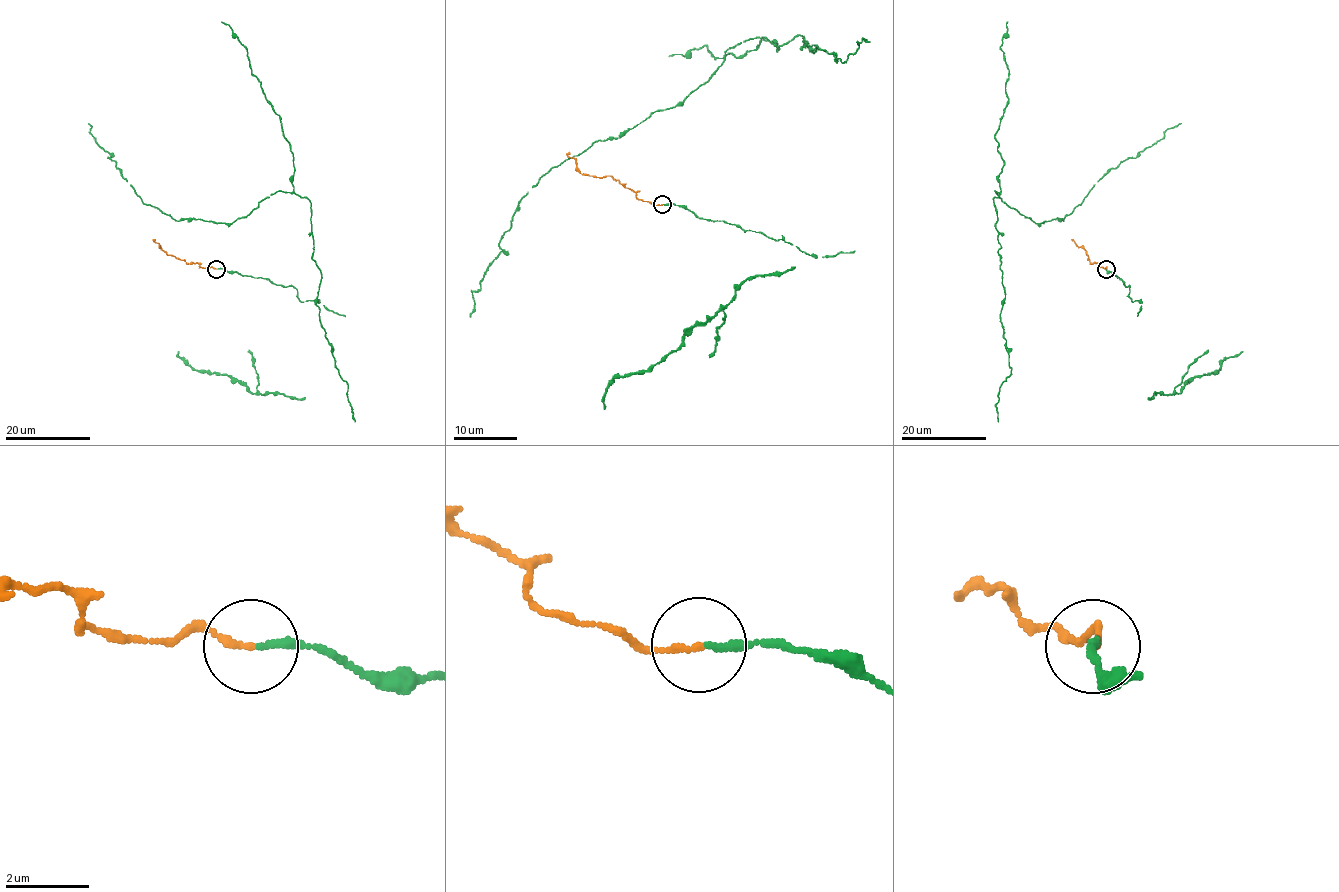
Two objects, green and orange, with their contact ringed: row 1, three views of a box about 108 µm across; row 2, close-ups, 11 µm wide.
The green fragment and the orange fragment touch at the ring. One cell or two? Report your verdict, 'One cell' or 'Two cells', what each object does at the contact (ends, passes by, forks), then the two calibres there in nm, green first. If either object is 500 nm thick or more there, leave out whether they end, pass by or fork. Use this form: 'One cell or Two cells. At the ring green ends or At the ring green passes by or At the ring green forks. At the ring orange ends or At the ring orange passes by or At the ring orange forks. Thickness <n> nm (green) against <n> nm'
One cell. At the ring green ends. At the ring orange ends. Thickness 190 nm (green) against 150 nm

